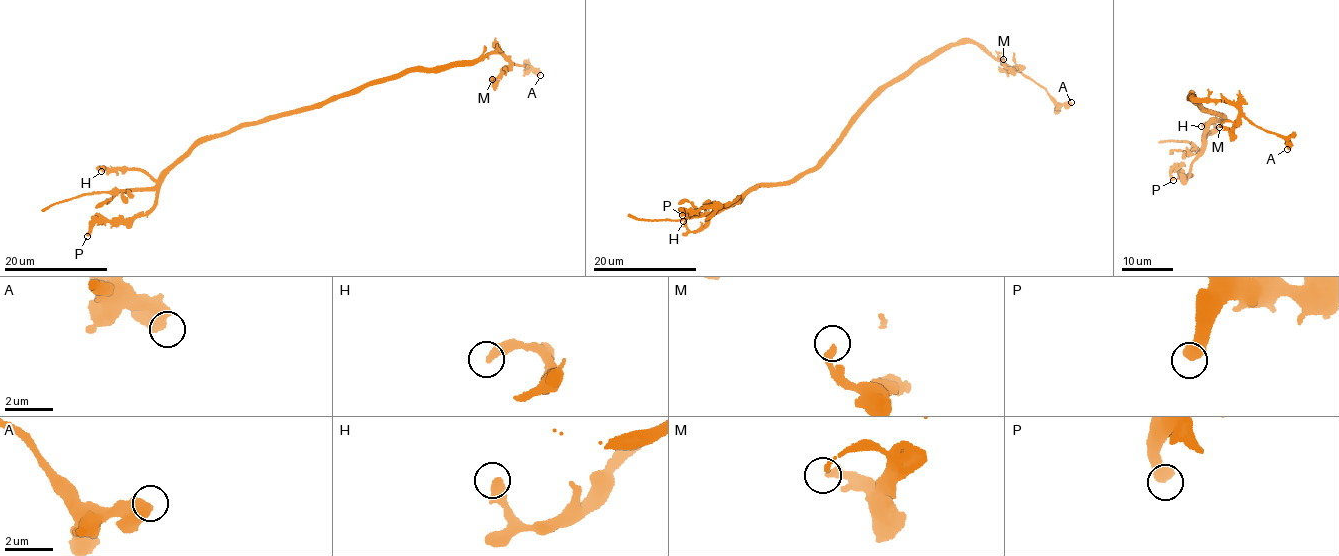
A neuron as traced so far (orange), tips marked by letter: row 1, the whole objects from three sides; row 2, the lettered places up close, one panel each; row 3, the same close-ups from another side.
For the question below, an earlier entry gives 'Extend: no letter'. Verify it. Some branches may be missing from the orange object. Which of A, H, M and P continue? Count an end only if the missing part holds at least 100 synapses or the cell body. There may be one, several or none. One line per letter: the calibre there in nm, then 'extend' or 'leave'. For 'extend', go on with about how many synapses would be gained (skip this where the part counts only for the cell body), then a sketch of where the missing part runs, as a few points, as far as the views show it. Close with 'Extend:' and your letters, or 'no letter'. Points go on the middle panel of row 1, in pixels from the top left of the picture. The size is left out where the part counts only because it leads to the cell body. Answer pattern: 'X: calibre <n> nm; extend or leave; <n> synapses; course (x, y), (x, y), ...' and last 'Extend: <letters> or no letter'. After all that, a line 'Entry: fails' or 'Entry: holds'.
A: calibre 600 nm; leave
H: calibre 400 nm; leave
M: calibre 300 nm; leave
P: calibre 550 nm; leave
Extend: no letter
Entry: holds

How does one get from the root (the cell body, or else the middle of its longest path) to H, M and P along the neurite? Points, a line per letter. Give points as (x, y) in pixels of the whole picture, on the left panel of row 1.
H: (309, 109), (278, 114), (256, 124), (197, 139), (156, 180), (139, 170), (104, 166), (101, 171)
M: (309, 109), (412, 70), (432, 70), (448, 64), (479, 61), (499, 52), (509, 64), (492, 79)
P: (309, 109), (278, 114), (256, 124), (200, 137), (164, 177), (151, 208), (130, 218), (94, 222), (87, 236)

